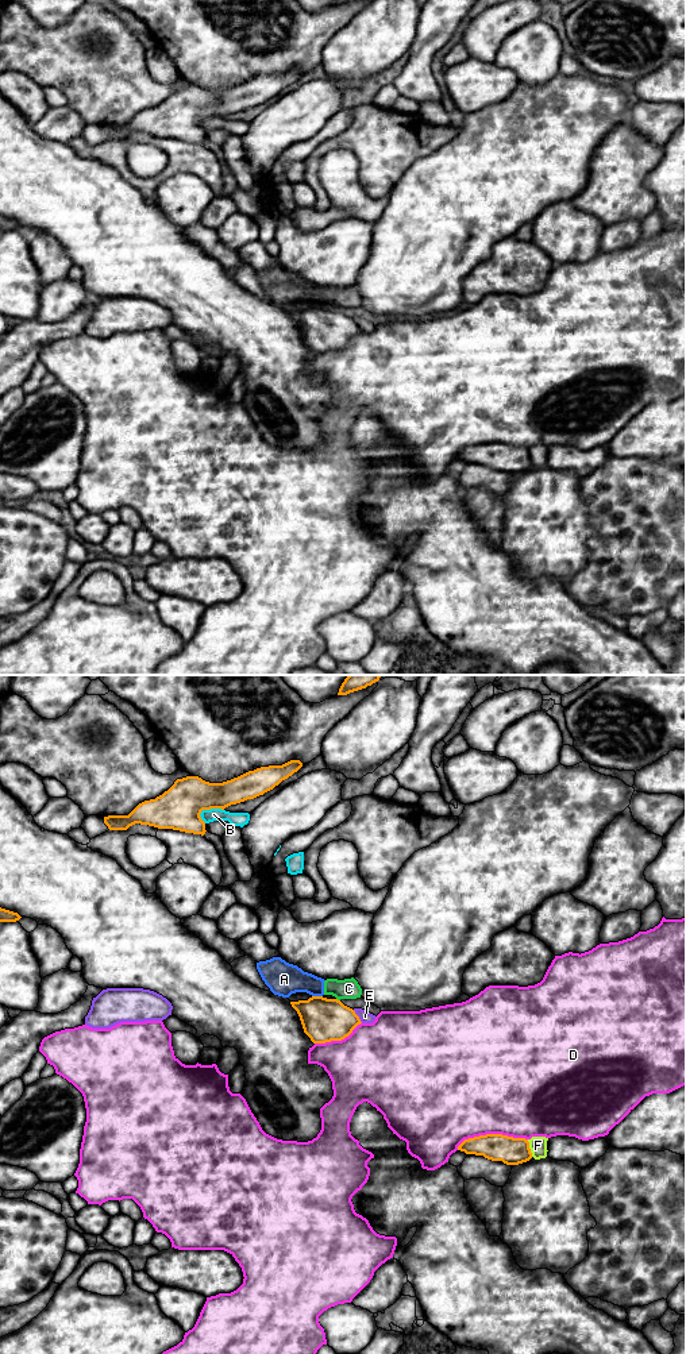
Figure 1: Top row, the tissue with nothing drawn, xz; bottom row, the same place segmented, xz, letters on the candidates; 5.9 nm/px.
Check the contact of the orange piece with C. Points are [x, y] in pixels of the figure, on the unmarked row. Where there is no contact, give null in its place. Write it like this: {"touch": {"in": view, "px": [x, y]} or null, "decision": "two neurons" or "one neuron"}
{"touch": {"in": "xz", "px": [336, 308]}, "decision": "two neurons"}

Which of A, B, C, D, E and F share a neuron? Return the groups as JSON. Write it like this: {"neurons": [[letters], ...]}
{"neurons": [["A", "C"], ["B"], ["D"], ["E"], ["F"]]}

